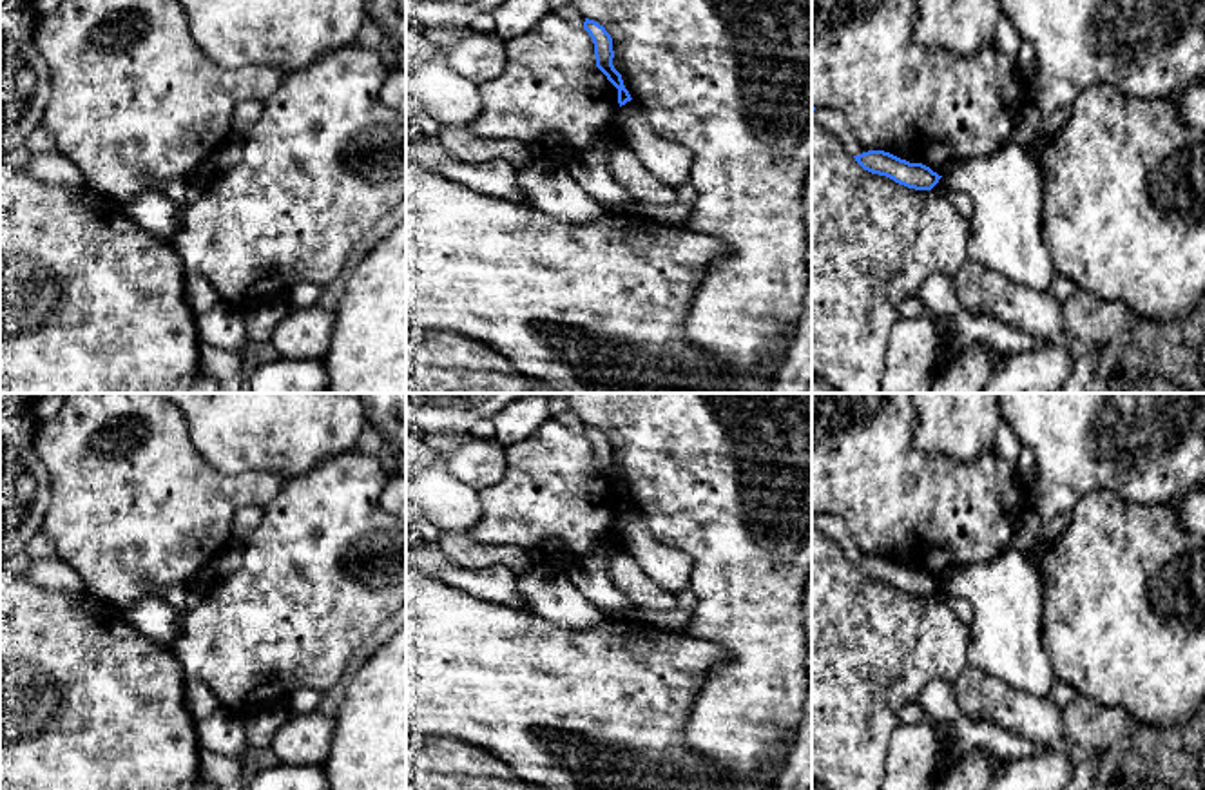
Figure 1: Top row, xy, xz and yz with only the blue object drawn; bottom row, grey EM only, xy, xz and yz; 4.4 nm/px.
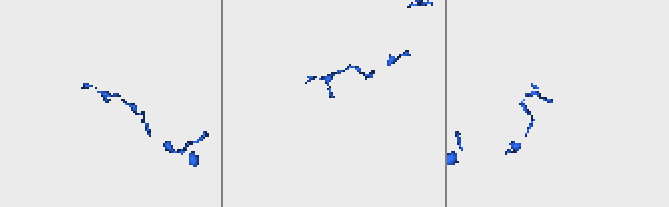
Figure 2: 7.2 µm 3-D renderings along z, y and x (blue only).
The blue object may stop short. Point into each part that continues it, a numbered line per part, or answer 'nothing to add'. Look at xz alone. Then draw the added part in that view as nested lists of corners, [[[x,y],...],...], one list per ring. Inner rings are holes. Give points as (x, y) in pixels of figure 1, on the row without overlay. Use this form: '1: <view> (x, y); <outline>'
nothing to add

